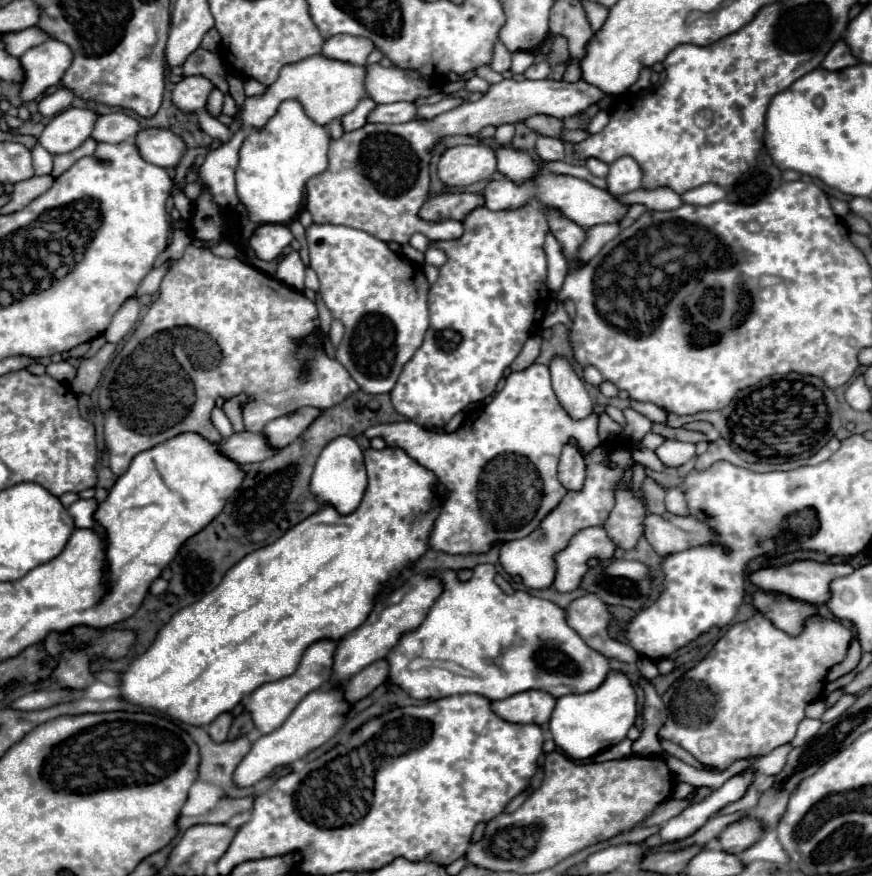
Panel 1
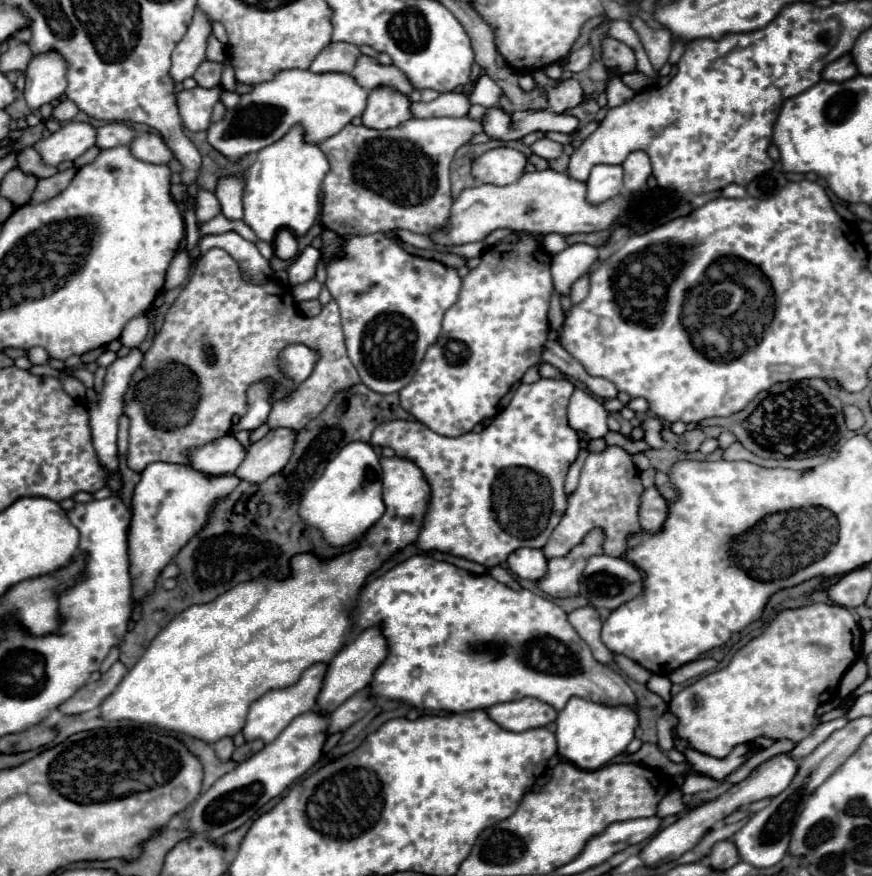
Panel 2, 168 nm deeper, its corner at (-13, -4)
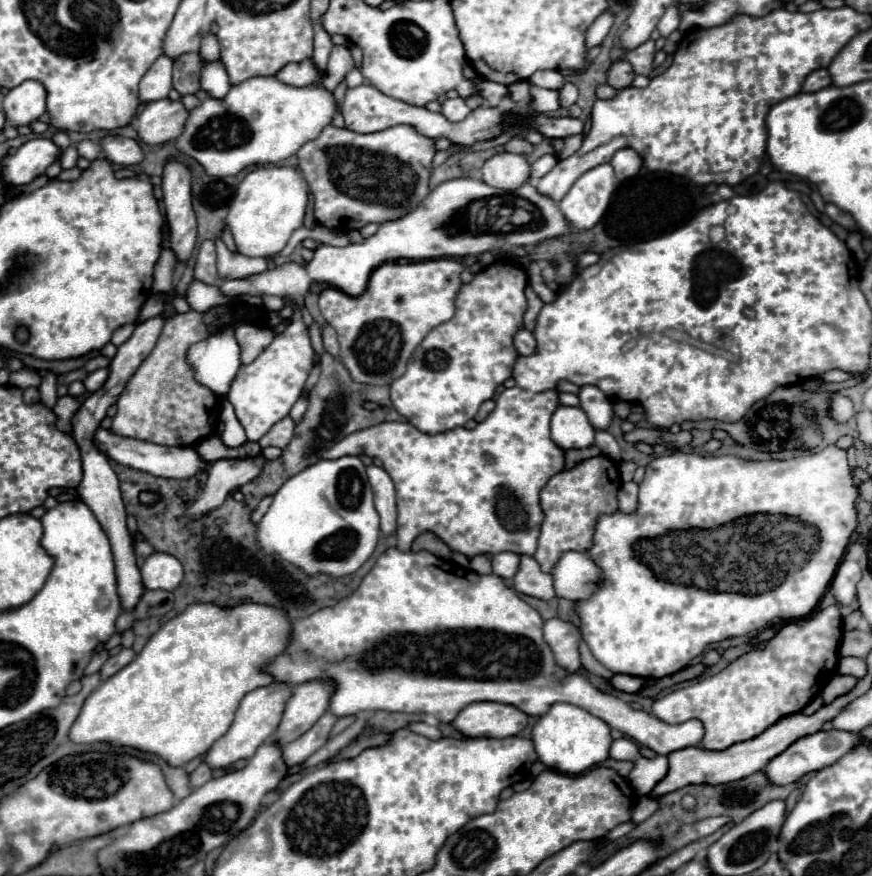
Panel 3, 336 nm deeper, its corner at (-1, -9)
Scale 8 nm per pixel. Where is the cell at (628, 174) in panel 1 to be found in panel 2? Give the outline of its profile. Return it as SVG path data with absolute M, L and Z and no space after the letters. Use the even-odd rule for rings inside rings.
M643 150L631 152L621 166L623 166L623 172L625 172L627 190L639 192L647 184L647 178L651 176L651 160L649 160L649 156Z

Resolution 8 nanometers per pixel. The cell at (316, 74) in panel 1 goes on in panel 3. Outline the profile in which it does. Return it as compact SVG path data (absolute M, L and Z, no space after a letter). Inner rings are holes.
M253 77L233 85L225 99L205 99L189 113L177 147L197 159L213 177L237 175L241 169L261 163L279 163L295 155L307 141L333 121L339 103L321 83L293 87L275 77Z

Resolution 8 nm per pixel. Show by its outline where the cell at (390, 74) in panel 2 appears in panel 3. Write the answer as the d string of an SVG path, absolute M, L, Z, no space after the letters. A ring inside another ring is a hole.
M333 47L331 57L329 57L329 65L327 65L327 69L323 73L323 79L321 79L323 87L333 91L345 79L345 75L355 67L357 65L355 65L347 47Z

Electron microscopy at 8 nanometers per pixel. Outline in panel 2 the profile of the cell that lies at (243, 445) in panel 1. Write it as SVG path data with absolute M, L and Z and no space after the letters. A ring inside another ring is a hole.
M223 436L203 448L193 448L187 454L187 466L207 476L233 474L245 456L245 448L231 436Z

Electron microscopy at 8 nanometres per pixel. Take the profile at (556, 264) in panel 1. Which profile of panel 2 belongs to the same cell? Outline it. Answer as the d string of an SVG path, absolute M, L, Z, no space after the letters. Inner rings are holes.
M573 244L553 256L551 276L557 294L569 294L571 284L585 276L593 264L599 260L599 250L589 244Z

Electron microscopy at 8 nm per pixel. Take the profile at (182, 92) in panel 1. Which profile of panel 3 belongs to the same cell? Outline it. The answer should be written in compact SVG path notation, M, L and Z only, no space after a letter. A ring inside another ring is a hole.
M181 99L153 101L137 117L139 137L149 145L161 145L165 141L177 139L185 129L187 117L189 117L189 111L185 109Z

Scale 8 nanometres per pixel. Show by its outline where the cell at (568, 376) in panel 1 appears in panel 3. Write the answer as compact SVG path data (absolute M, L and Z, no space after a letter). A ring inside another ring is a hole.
M559 405L551 417L551 439L561 449L583 449L593 445L595 429L581 407Z

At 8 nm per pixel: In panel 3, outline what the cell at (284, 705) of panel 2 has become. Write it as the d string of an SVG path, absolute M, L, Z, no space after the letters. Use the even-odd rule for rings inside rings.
M285 681L279 683L271 683L265 687L259 687L251 693L247 693L235 713L235 721L229 727L229 731L215 741L215 745L207 751L205 761L211 765L211 769L219 769L219 767L227 767L231 763L235 763L237 759L249 759L255 755L257 747L265 741L269 741L275 735L275 729L279 727L279 721L283 717L283 709L289 701L293 693L293 685L287 685Z

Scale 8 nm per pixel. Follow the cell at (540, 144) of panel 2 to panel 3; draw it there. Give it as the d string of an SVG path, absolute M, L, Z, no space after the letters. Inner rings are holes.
M509 141L509 143L505 145L505 149L507 149L509 153L519 153L519 155L529 155L529 153L535 151L535 147L533 147L529 141Z

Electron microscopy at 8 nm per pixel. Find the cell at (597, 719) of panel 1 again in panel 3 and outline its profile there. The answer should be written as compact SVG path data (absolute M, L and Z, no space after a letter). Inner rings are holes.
M555 703L543 717L539 717L533 727L533 745L539 755L539 761L543 761L549 769L567 775L579 775L585 769L603 763L609 757L611 743L611 727L603 719L571 703Z

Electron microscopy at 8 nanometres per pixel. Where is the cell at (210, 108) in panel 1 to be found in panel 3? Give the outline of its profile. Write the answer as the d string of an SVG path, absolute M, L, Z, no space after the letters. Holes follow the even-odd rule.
M209 33L209 35L201 41L199 55L201 55L205 61L209 61L209 63L219 61L219 43L217 43L215 35L211 35L211 33Z

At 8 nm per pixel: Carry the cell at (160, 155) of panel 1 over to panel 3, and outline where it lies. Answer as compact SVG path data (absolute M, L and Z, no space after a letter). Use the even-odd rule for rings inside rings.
M105 137L101 141L101 145L105 151L105 157L117 165L129 167L129 165L137 165L145 159L145 153L143 153L139 141L129 139L129 137Z

